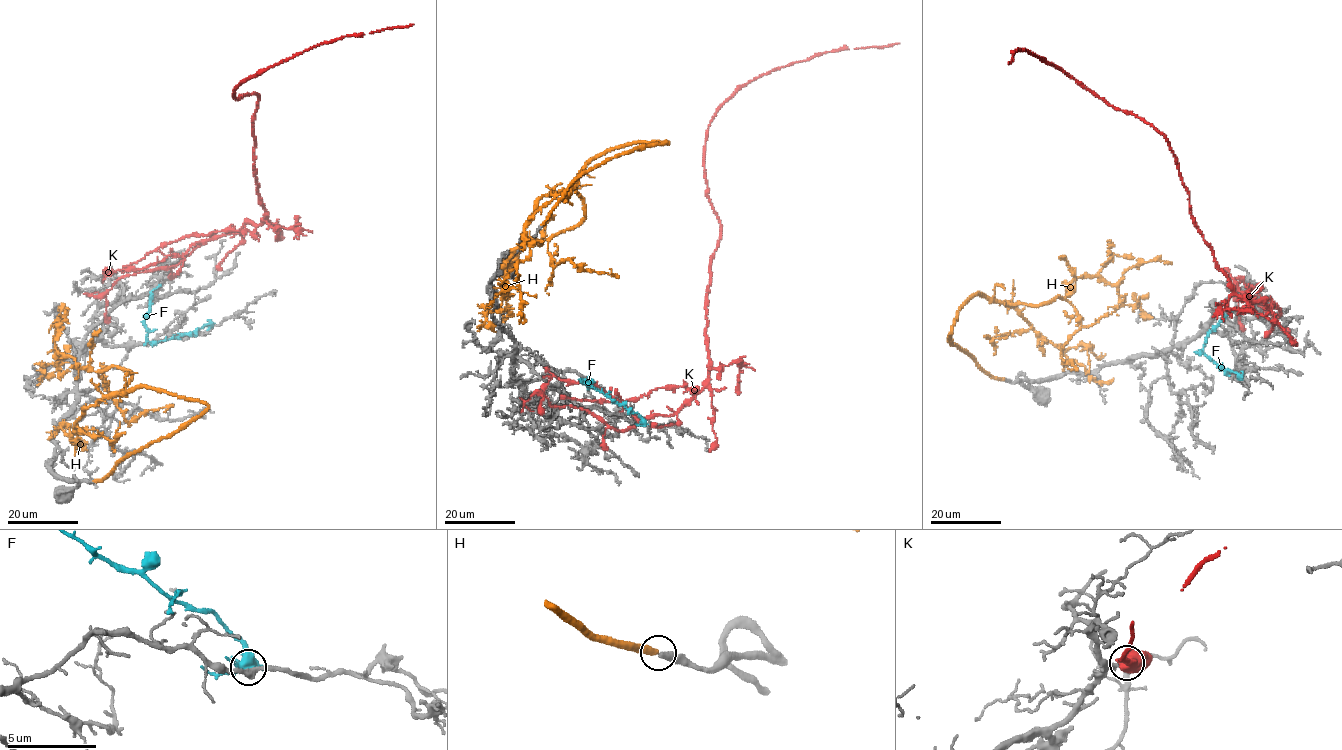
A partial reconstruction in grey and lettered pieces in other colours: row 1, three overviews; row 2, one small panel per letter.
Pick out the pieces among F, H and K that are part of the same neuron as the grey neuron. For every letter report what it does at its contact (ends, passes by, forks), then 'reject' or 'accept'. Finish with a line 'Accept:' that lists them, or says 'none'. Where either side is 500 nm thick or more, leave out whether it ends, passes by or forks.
F: it forks there; reject
H: it ends there; accept
K: reject
Accept: H

